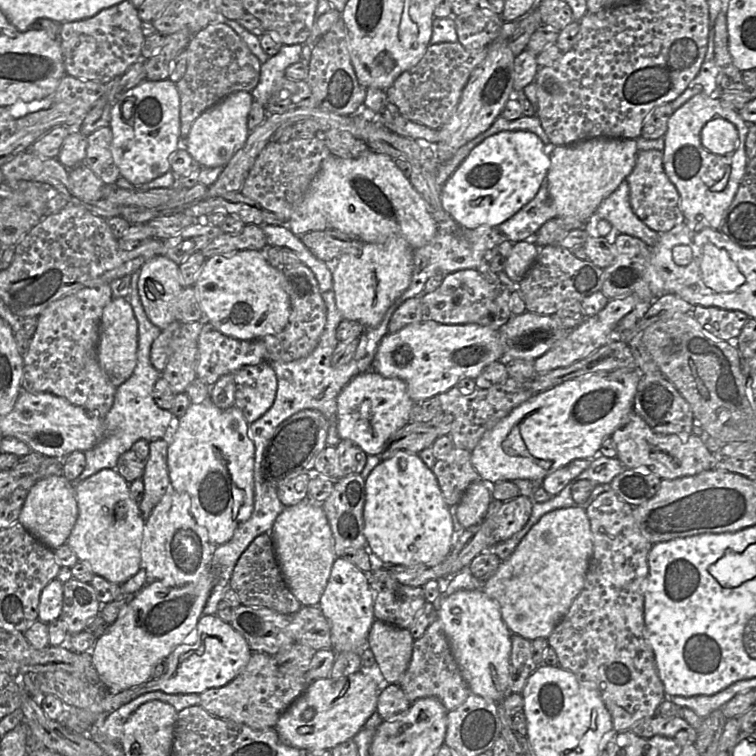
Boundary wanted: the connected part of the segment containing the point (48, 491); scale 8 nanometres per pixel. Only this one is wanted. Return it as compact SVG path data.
M59 475L42 479L29 490L17 522L46 547L56 550L67 543L77 518L74 486L64 475Z

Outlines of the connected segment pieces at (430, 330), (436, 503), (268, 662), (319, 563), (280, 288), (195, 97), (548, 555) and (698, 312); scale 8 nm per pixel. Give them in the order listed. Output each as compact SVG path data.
M428 320L387 333L378 345L372 369L386 378L403 380L416 403L448 391L460 379L476 379L488 364L502 356L499 330L478 324L443 324Z
M398 451L380 462L365 480L363 510L367 548L386 565L434 566L452 548L453 523L438 481L418 454Z
M252 652L246 667L228 684L219 688L211 688L200 696L200 706L209 714L225 721L247 725L256 730L274 729L281 715L301 696L308 687L304 676L284 675L279 670L273 656Z
M308 497L296 505L285 507L276 518L270 534L277 563L291 593L302 607L318 606L333 563L338 557L334 550L334 539L323 502Z
M245 249L209 257L193 288L204 321L226 336L257 340L280 333L288 323L290 301L284 274L268 263L261 250Z
M214 22L195 33L187 47L187 69L176 83L180 97L180 145L195 120L207 109L237 91L252 92L260 80L261 62L227 24Z
M569 507L543 515L497 571L484 581L482 591L499 606L511 633L528 640L547 639L581 592L593 554L586 510Z
M695 306L693 316L704 330L725 341L737 338L749 320L744 312L718 307Z

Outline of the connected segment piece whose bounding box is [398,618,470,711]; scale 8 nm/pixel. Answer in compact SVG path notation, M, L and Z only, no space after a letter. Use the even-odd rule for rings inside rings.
M435 619L423 636L414 641L411 661L398 686L410 702L413 703L420 698L435 697L447 711L457 708L467 699L470 690L452 655L440 619Z

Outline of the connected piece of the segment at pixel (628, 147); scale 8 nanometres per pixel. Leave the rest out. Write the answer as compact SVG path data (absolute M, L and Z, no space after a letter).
M592 138L573 145L555 146L547 174L549 193L557 211L555 218L574 217L587 222L601 202L630 175L638 153L636 139L632 138Z

